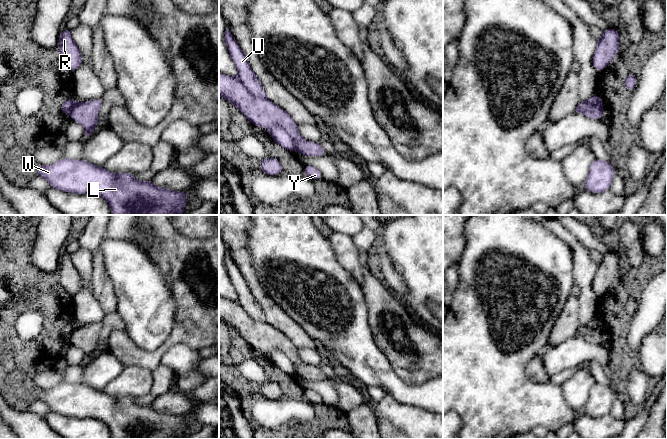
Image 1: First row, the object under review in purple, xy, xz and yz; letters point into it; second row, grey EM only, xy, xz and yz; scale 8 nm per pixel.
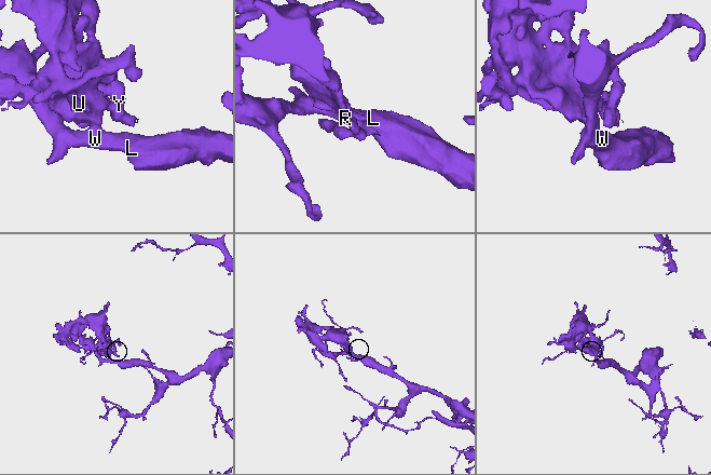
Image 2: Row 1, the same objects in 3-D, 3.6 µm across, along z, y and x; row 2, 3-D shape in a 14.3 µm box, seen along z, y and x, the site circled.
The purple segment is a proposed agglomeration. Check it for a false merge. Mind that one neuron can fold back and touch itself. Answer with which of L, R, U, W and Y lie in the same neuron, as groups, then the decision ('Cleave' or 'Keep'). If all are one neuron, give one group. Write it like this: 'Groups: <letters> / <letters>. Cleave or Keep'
Groups: L U W / R Y. Cleave

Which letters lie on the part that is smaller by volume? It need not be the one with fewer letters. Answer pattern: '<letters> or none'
R, Y

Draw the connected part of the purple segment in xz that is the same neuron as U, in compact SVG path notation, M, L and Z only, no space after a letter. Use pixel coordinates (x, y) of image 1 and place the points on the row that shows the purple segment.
M228 28L225 31L224 39L231 58L239 71L238 79L252 95L265 97L265 90L261 82L251 69L246 55Z

